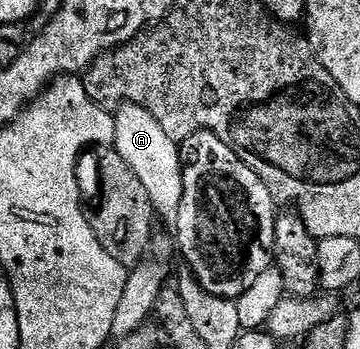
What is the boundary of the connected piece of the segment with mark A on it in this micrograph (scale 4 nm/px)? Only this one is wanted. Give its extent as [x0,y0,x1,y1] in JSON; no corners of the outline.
[114,103,184,223]

